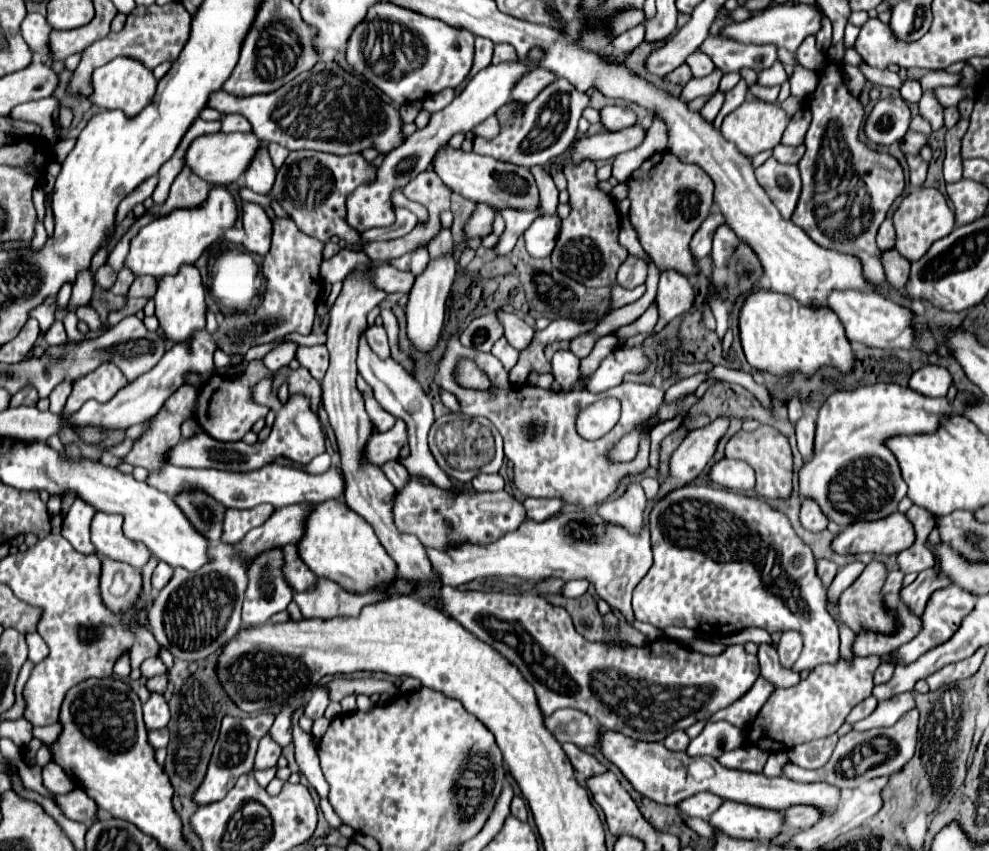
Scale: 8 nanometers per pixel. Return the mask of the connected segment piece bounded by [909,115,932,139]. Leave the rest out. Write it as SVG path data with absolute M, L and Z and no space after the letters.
M917 115L911 119L909 129L923 133L927 139L932 132L930 124L926 122L926 120L924 120L920 115Z

